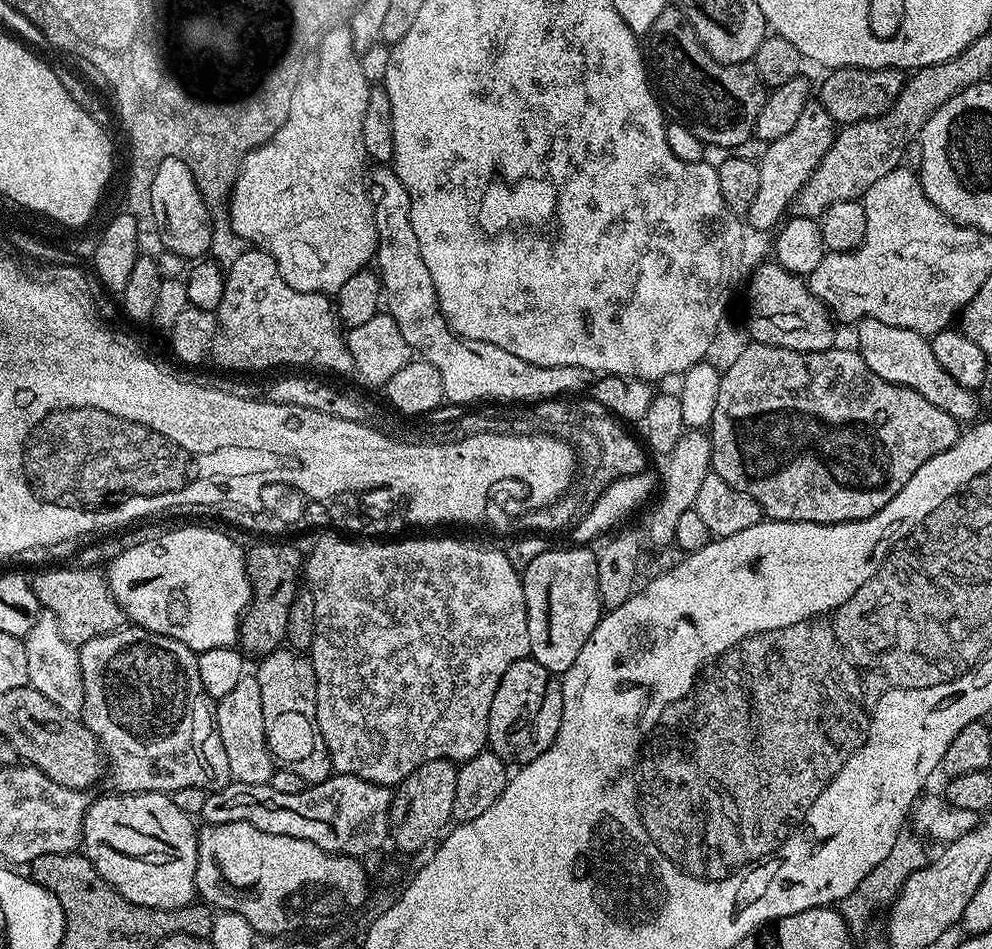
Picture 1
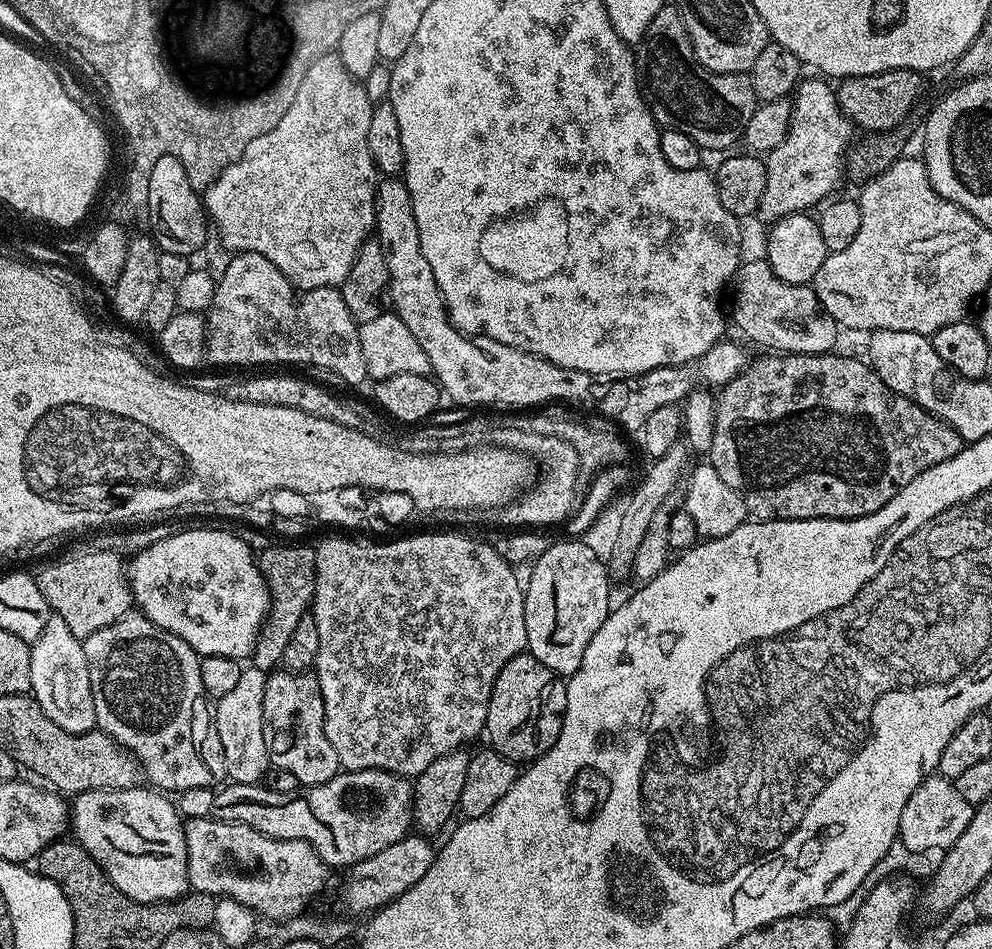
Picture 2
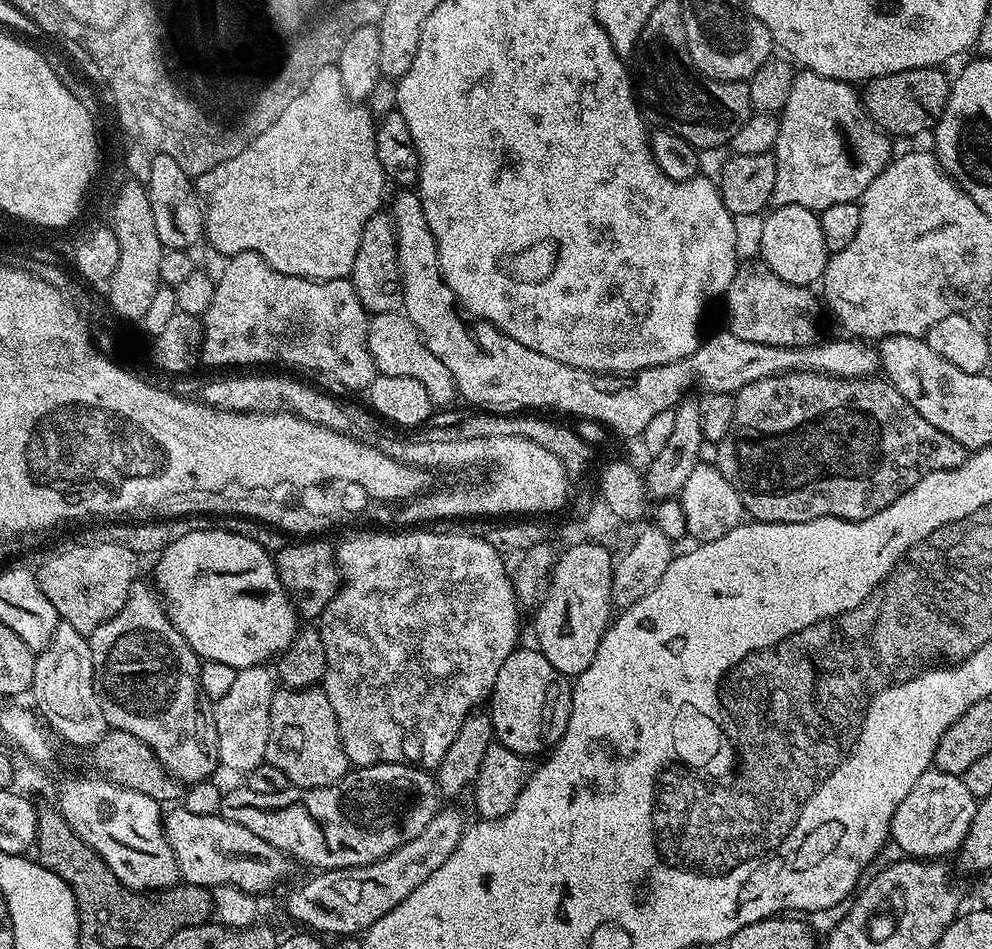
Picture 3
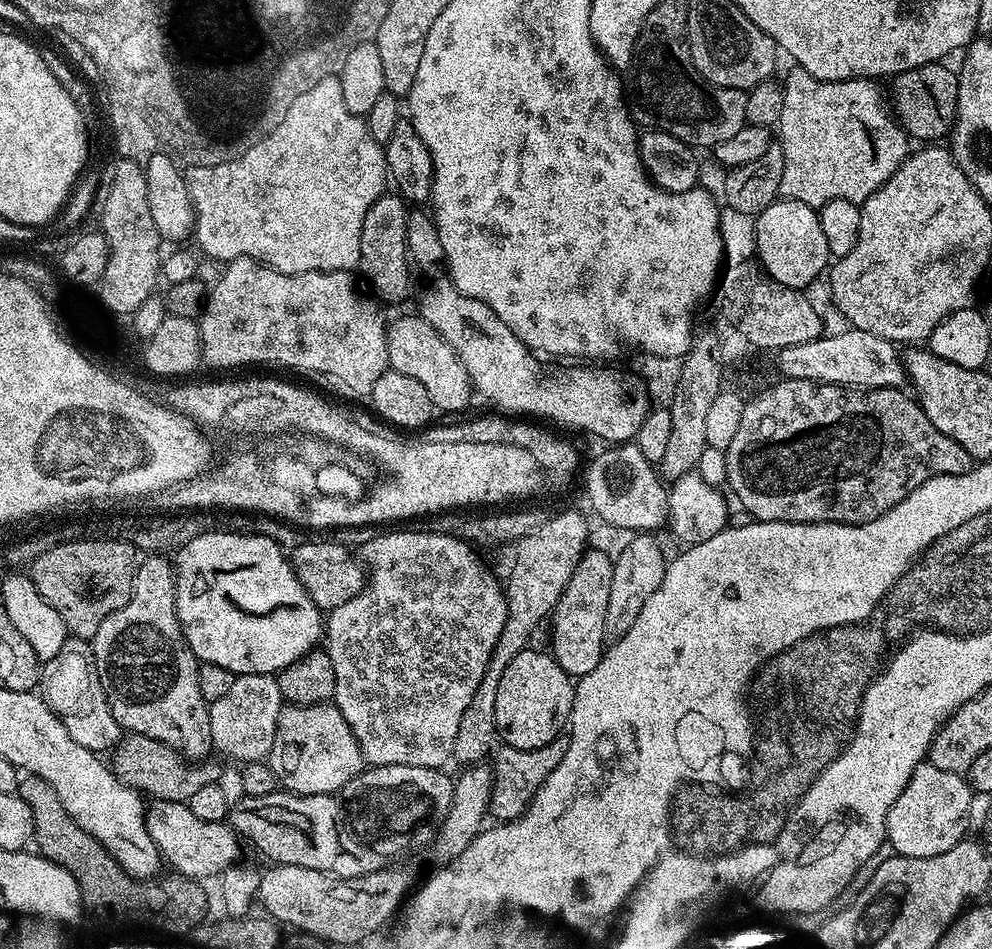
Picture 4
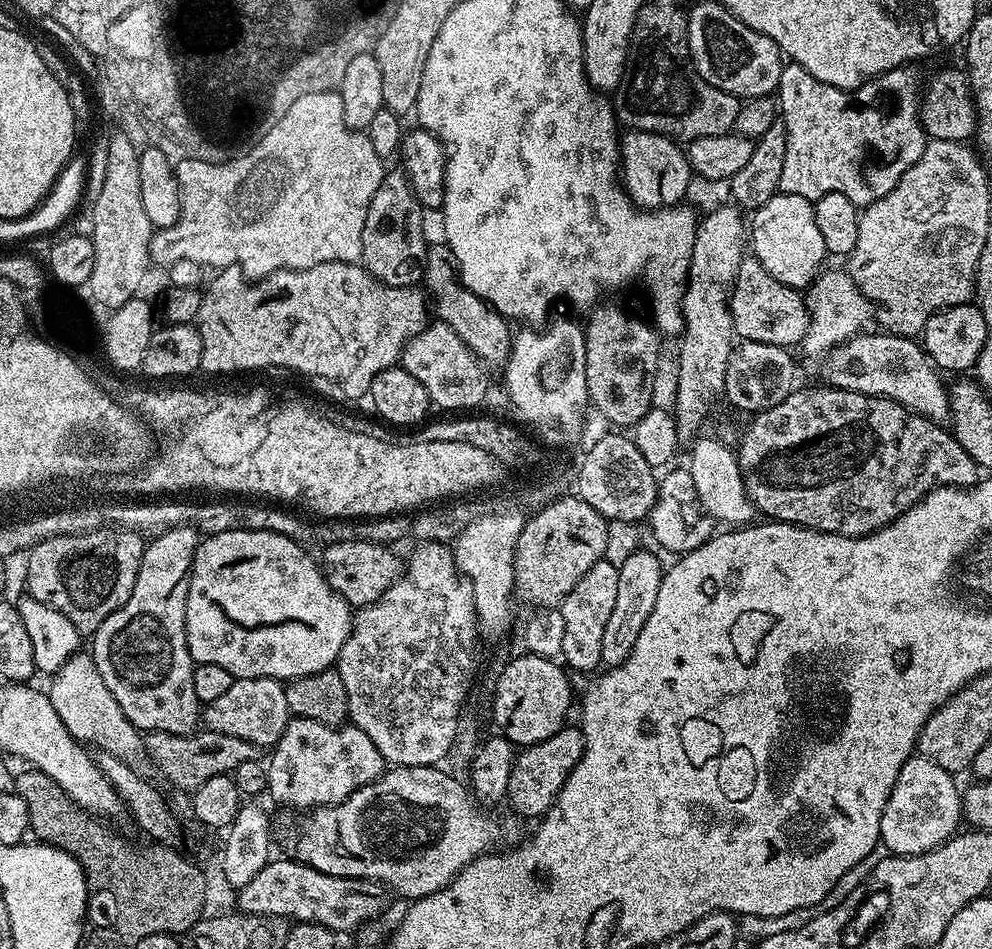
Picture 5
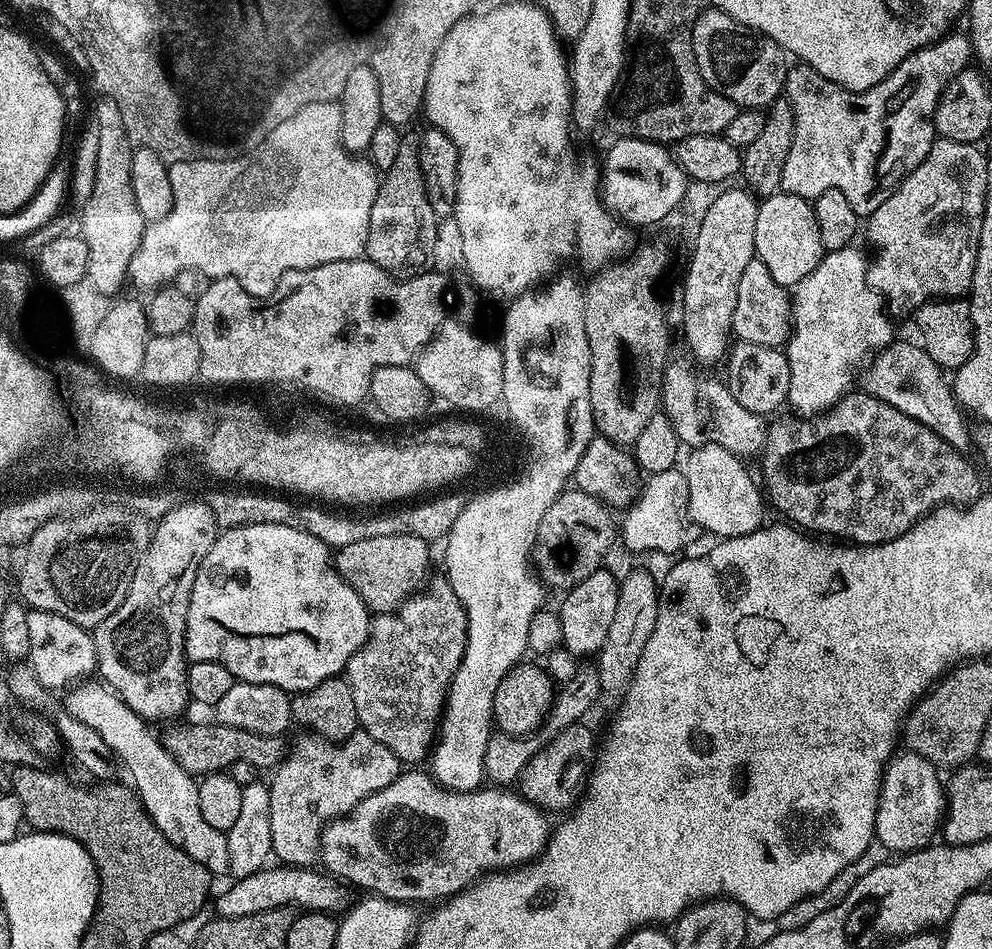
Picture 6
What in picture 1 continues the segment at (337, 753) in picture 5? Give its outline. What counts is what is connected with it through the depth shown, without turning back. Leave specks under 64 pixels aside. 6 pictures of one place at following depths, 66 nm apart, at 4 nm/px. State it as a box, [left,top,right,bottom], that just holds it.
[254,646,333,785]

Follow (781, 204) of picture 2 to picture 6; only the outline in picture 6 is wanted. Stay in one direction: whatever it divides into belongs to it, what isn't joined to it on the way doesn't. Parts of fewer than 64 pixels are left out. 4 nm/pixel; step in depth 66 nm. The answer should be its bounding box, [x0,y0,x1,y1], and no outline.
[780,31,973,218]

